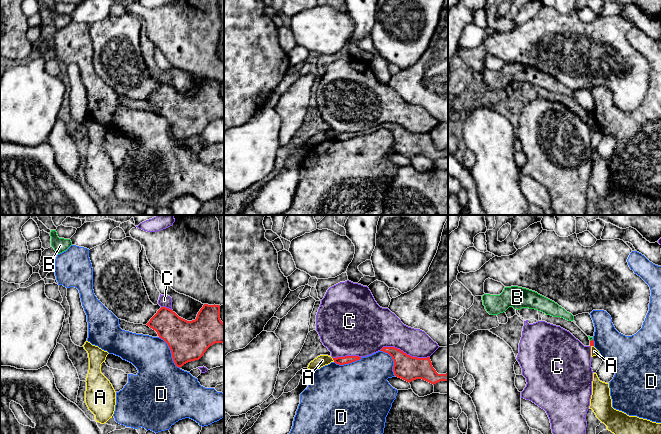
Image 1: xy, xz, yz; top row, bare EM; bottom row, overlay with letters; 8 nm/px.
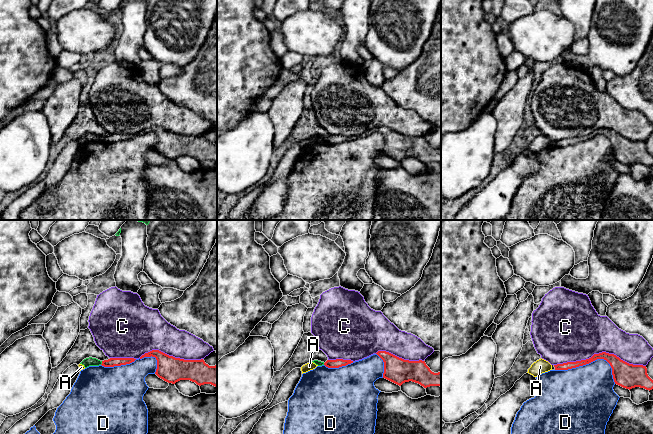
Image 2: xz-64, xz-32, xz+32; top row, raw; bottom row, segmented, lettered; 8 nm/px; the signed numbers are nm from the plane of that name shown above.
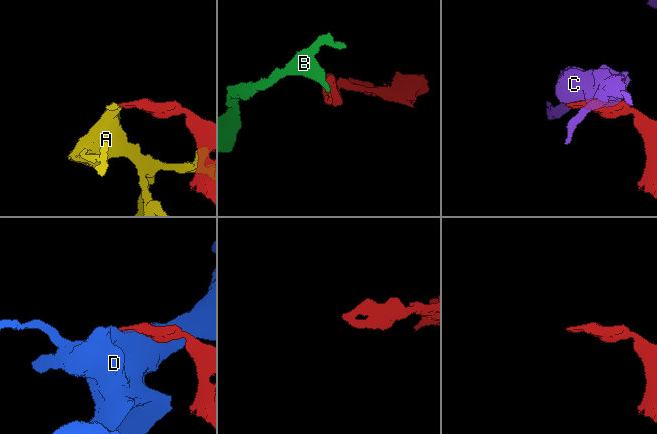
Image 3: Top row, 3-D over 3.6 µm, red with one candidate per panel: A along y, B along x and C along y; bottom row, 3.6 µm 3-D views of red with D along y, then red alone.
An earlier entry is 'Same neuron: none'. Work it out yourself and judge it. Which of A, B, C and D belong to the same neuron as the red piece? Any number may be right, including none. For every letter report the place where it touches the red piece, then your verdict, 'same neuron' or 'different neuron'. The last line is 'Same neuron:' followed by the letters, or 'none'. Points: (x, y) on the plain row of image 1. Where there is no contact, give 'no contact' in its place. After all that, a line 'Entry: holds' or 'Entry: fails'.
A: xz (333, 135) | different neuron
B: yz (591, 116) | different neuron
C: xz (403, 128) | different neuron
D: xy (171, 128) | different neuron
Same neuron: none
Entry: holds

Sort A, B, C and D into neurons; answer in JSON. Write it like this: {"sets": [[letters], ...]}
{"sets": [["A"], ["B"], ["C"], ["D"]]}

